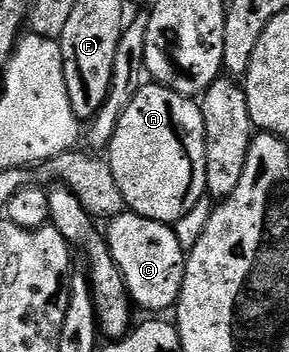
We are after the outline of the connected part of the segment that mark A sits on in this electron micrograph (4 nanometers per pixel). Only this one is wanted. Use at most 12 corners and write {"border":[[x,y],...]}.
{"border":[[154,81],[105,158],[128,212],[175,225],[203,170],[194,98]]}

